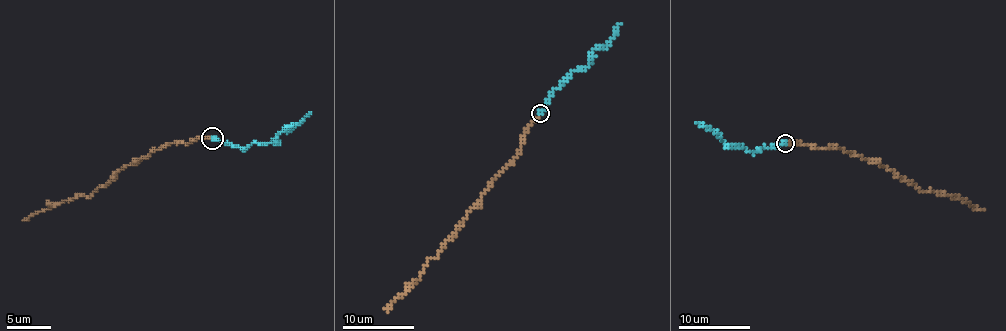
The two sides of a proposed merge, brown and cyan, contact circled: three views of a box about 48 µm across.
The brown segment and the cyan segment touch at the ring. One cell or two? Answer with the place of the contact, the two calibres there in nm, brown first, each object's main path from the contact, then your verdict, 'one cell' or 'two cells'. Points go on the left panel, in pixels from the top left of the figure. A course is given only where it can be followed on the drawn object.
(212, 138) | 200/400 nm | brown via (212, 138), (165, 143), (159, 149), (135, 158), (90, 196), (53, 202), (24, 220) | cyan via (212, 138), (238, 147), (271, 143), (311, 112) | one cell

